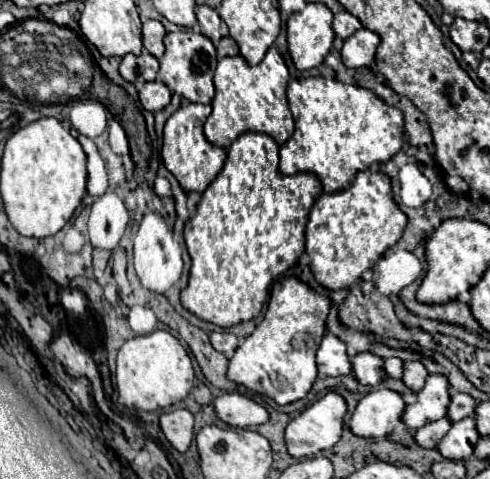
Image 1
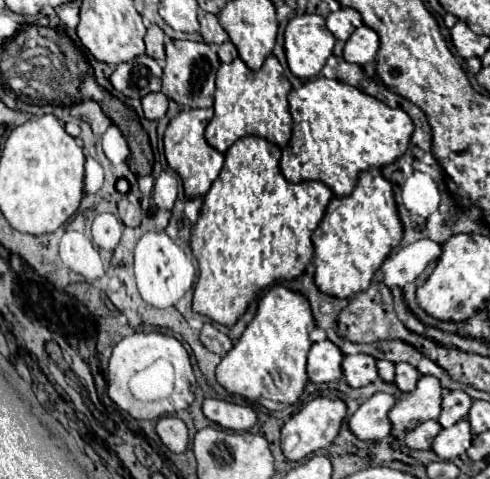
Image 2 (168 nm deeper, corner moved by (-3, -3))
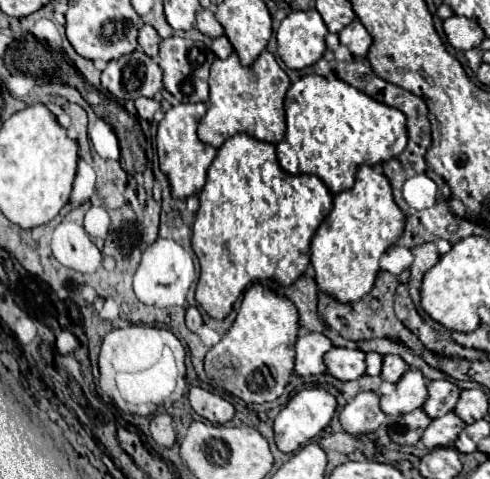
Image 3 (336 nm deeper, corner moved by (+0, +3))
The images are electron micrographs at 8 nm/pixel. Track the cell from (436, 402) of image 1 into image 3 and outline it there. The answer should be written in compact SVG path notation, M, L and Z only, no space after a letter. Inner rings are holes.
M409 369L395 383L395 391L381 397L381 411L389 417L405 415L413 409L419 409L427 397L427 379L421 377L421 371Z

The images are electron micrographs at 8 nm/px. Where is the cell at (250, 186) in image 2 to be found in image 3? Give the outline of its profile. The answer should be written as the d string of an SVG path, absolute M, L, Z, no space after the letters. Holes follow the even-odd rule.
M245 133L229 137L219 149L207 171L207 183L199 193L201 207L193 225L193 251L201 263L201 275L195 291L197 303L213 319L225 319L233 303L253 281L277 281L289 287L309 267L309 245L319 223L333 209L333 195L317 175L291 175L277 163L275 147L261 143Z

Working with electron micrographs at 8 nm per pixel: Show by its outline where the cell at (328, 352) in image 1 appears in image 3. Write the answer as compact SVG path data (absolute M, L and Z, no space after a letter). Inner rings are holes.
M323 333L301 335L295 343L295 373L297 375L317 375L325 373L323 355L331 349L331 341Z

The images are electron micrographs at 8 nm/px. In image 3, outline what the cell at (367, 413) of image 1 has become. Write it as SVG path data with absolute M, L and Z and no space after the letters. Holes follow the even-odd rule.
M369 391L353 397L343 407L339 419L341 419L343 429L351 435L371 433L387 423L387 415L379 409L379 397Z

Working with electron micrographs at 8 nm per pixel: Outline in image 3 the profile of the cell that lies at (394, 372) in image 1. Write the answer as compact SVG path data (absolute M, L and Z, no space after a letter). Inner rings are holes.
M367 353L365 355L365 365L367 365L365 373L367 375L379 375L381 373L381 361L383 361L383 357L379 353Z

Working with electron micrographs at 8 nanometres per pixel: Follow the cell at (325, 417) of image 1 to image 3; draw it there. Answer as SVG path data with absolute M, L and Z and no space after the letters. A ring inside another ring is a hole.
M303 389L303 391L299 391L295 397L291 397L291 401L275 417L275 443L277 443L279 451L293 453L301 445L305 445L307 439L315 437L319 431L323 431L329 425L335 409L337 409L337 401L325 389Z

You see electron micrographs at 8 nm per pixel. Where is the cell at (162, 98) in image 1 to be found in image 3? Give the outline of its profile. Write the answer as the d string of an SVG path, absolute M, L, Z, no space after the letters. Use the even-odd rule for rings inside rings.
M139 97L139 99L135 99L135 107L137 107L137 113L139 113L141 119L151 121L151 119L153 119L153 113L159 109L159 103L157 103L155 99Z

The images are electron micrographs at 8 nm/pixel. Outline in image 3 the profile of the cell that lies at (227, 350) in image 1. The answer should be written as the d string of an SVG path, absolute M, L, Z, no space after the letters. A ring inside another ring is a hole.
M187 307L185 311L185 323L191 331L197 331L201 325L203 325L203 319L201 319L201 313L197 311L197 307Z

